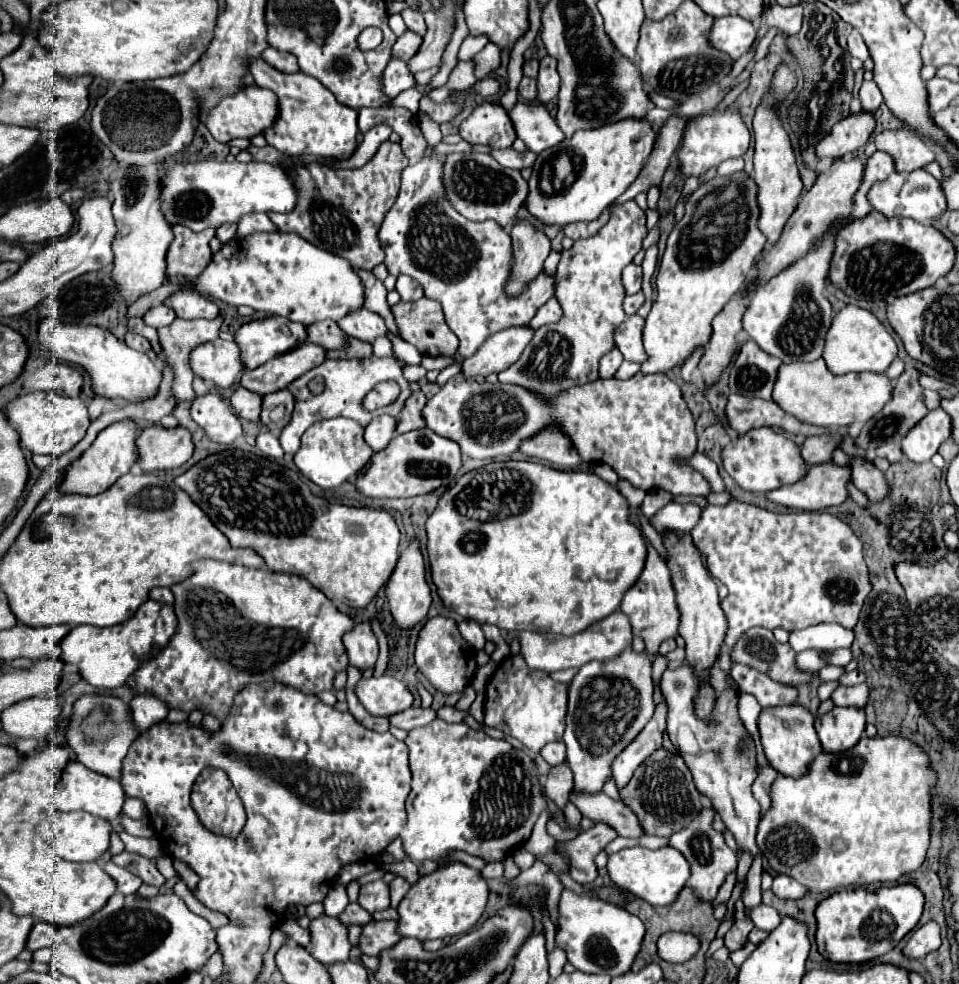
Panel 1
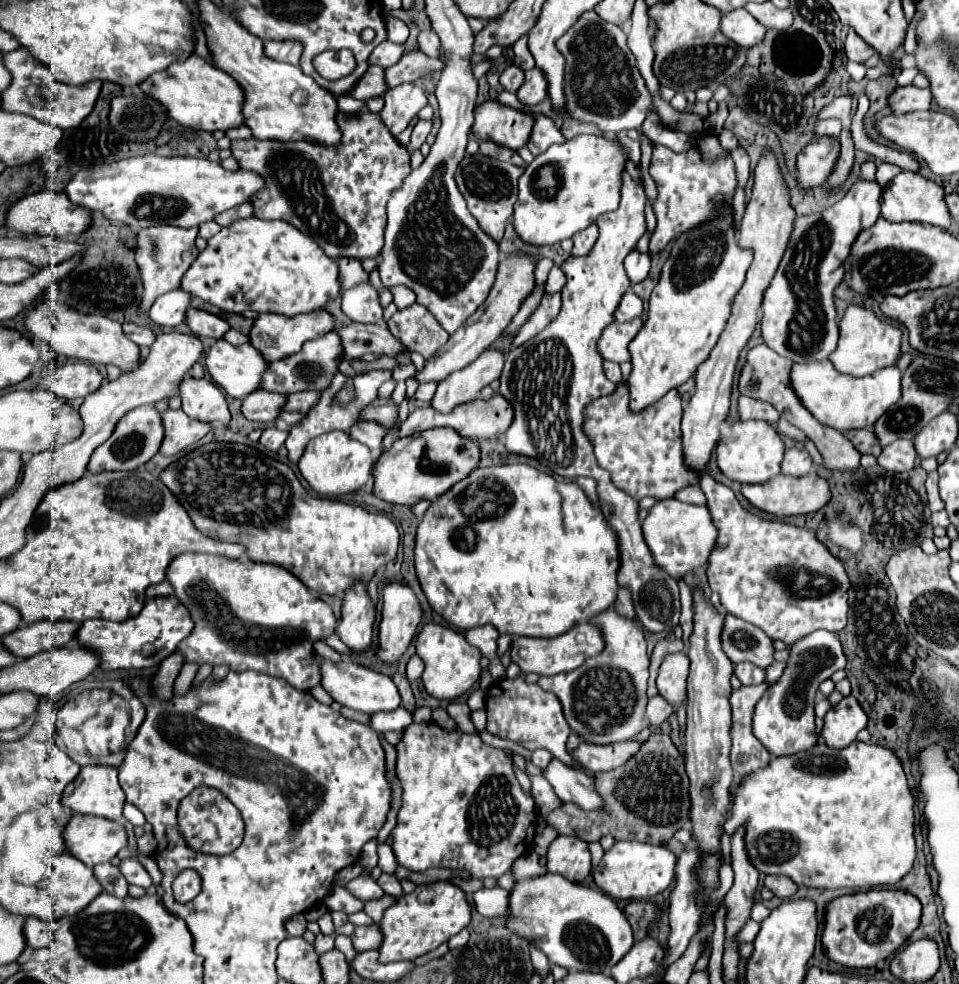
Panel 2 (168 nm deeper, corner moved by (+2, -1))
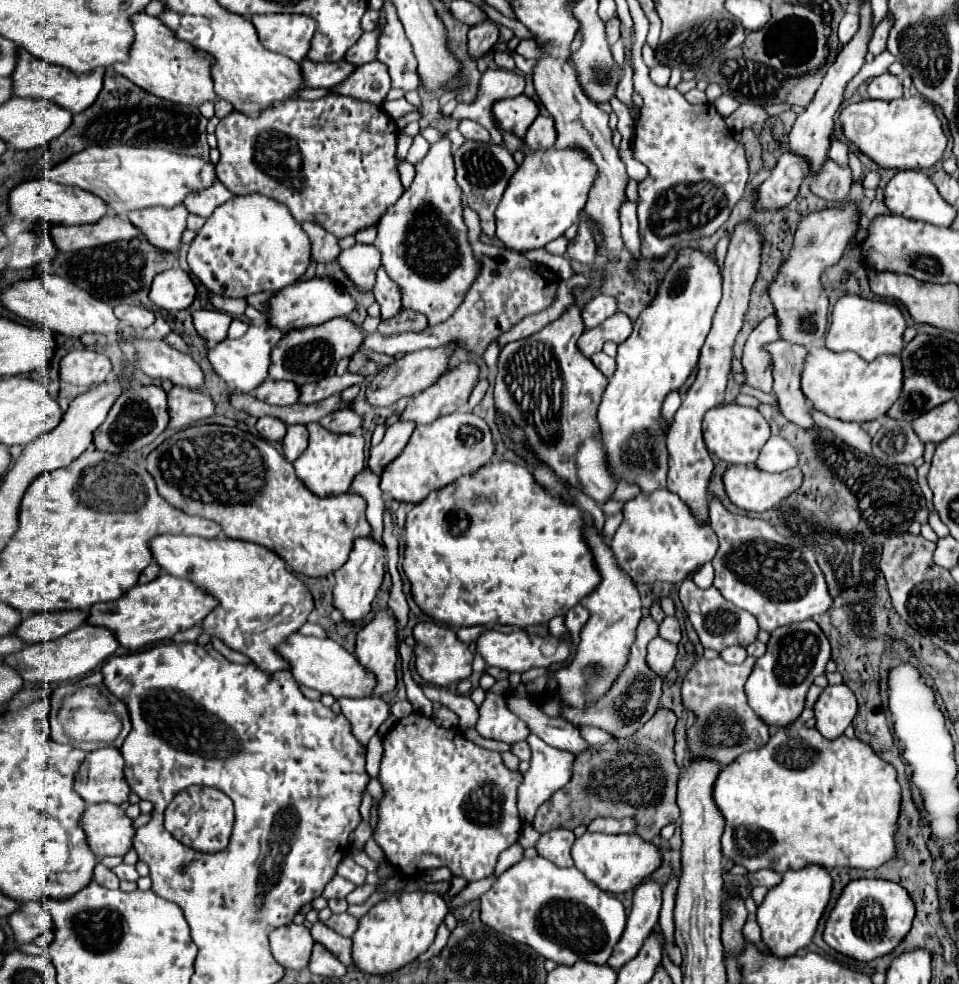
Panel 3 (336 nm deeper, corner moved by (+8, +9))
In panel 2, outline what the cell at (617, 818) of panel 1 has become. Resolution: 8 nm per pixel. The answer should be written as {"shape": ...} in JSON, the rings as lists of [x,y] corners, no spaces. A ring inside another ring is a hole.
{"shape":[[[553,759],[547,765],[545,779],[551,783],[561,801],[573,803],[583,811],[605,811],[605,803],[601,795],[597,795],[593,779],[581,771],[565,767],[559,759]]]}

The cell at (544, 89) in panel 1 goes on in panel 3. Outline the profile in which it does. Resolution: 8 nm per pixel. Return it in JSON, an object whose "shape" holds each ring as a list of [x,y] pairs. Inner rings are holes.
{"shape":[[[487,69],[481,75],[479,89],[477,89],[477,99],[471,107],[455,107],[451,113],[453,119],[473,119],[487,127],[491,140],[495,144],[503,144],[501,131],[496,128],[491,105],[499,99],[507,97],[517,97],[525,89],[525,77],[517,71],[505,71],[505,69]]]}

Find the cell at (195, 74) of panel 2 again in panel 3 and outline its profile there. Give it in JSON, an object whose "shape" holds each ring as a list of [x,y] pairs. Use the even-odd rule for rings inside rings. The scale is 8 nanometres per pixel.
{"shape":[[[147,13],[131,15],[131,25],[135,31],[135,41],[131,43],[129,59],[127,63],[113,65],[113,69],[119,75],[127,77],[141,89],[155,93],[157,97],[163,97],[171,103],[199,107],[203,101],[215,99],[213,81],[211,81],[211,59],[205,57],[205,53],[173,37],[173,33],[169,33],[169,29],[161,25],[161,21],[155,21],[155,17]]]}

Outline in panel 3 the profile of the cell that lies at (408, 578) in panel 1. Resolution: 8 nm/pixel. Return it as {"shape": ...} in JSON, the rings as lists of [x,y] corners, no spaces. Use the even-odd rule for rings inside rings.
{"shape":[[[379,611],[371,623],[357,633],[355,647],[357,661],[375,673],[375,693],[371,697],[385,697],[397,685],[397,625],[391,611]]]}

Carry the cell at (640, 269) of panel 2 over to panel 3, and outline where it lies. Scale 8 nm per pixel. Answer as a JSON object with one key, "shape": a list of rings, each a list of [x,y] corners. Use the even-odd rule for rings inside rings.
{"shape":[[[625,199],[623,205],[619,207],[619,221],[621,221],[621,237],[625,241],[625,249],[633,255],[639,257],[639,233],[637,233],[637,213],[635,213],[635,203]]]}

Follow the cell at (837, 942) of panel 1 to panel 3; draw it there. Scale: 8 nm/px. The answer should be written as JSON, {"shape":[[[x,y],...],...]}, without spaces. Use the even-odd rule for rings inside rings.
{"shape":[[[855,879],[837,899],[837,905],[825,923],[823,939],[831,949],[847,957],[873,961],[889,955],[903,941],[911,929],[913,917],[915,905],[901,885],[885,879]]]}

